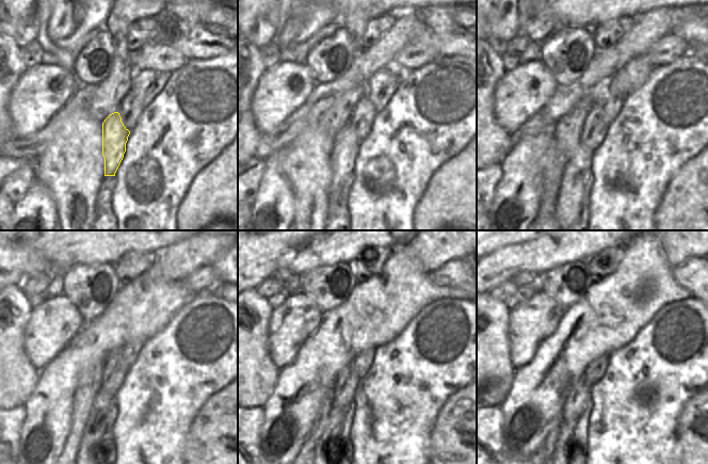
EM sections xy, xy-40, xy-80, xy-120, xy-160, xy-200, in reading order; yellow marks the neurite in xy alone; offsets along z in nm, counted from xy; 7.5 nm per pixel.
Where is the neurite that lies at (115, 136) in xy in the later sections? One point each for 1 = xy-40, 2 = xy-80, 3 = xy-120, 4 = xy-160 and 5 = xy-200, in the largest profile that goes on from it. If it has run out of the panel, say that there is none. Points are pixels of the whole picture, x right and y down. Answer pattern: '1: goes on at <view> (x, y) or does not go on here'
1: goes on at xy-40 (346, 144)
2: goes on at xy-80 (569, 201)
3: goes on at xy-120 (94, 431)
4: goes on at xy-160 (334, 427)
5: goes on at xy-200 (567, 428)

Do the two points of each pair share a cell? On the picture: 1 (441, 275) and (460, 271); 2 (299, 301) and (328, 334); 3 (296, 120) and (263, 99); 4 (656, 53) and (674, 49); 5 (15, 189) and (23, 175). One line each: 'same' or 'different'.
1: same
2: different
3: different
4: same
5: same

